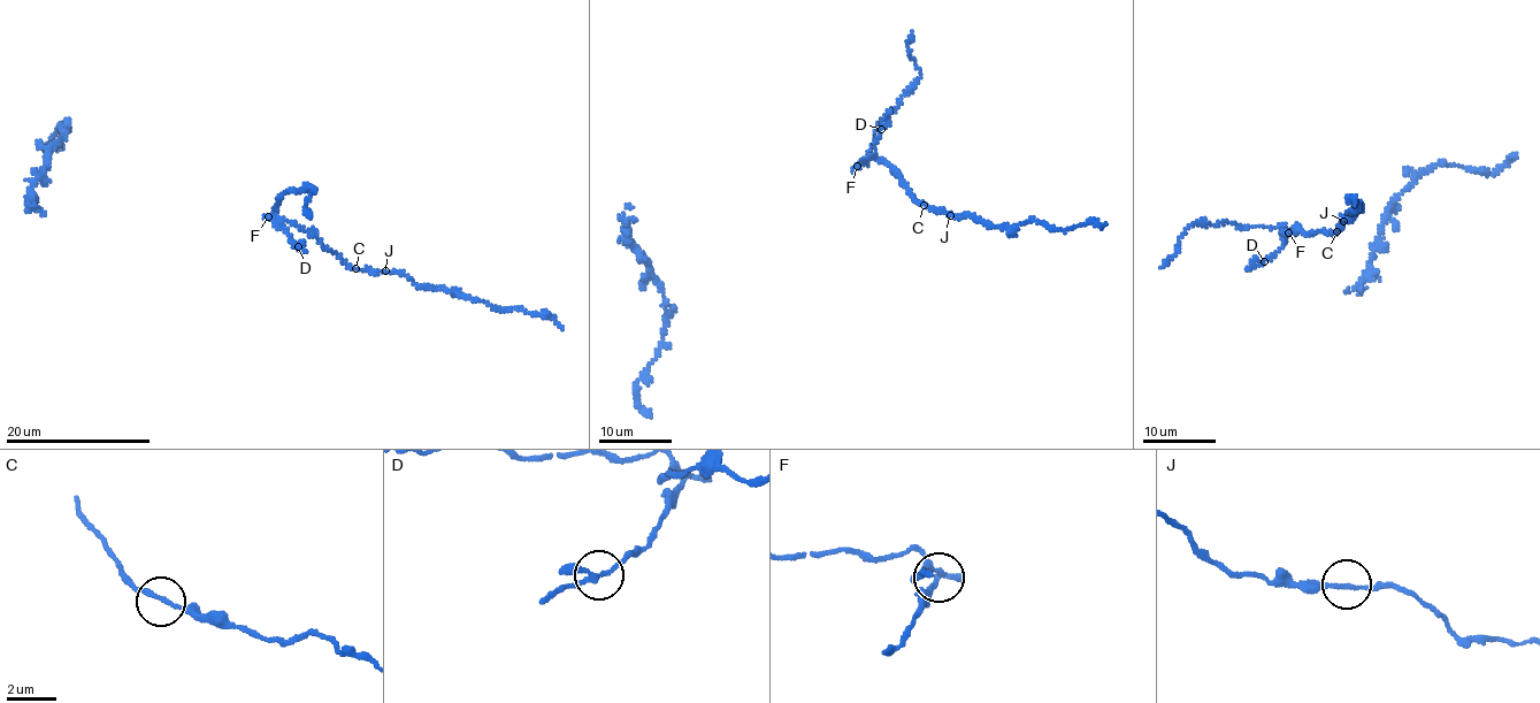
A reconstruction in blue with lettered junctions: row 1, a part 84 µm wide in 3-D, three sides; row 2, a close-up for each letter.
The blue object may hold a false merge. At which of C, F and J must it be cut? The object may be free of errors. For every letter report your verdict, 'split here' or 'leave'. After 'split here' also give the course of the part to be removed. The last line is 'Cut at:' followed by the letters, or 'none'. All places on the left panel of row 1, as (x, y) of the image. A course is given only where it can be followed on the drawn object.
C: leave
F: split here; foreign part runs (268, 216), (305, 252)
J: leave
Cut at: F

